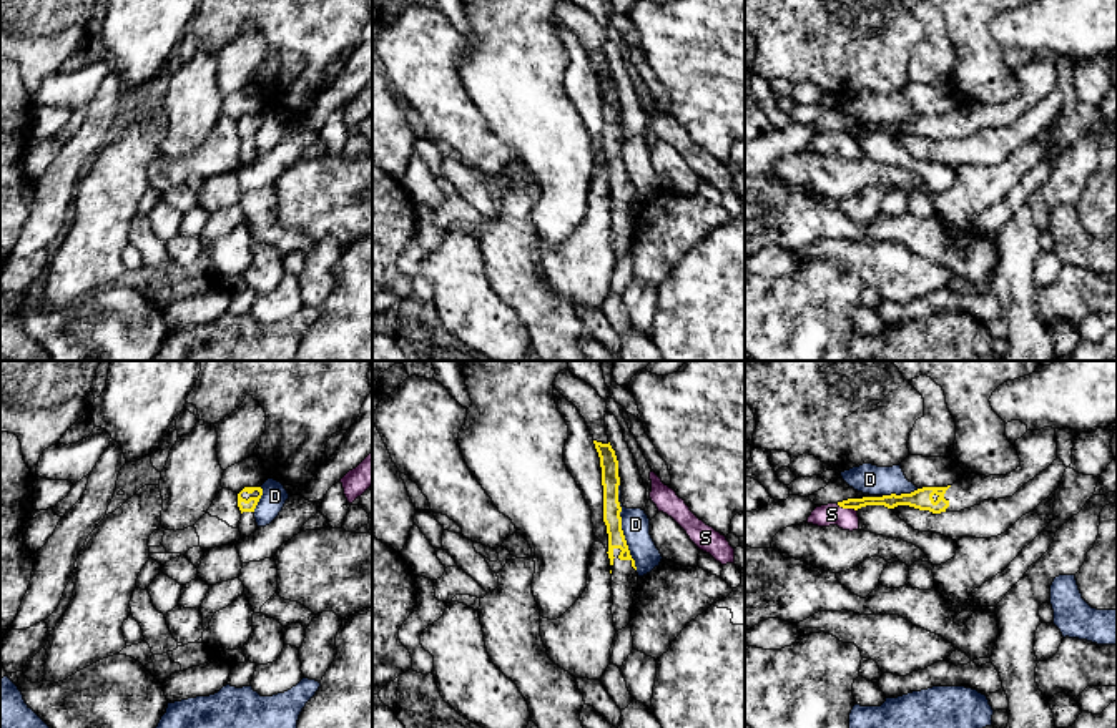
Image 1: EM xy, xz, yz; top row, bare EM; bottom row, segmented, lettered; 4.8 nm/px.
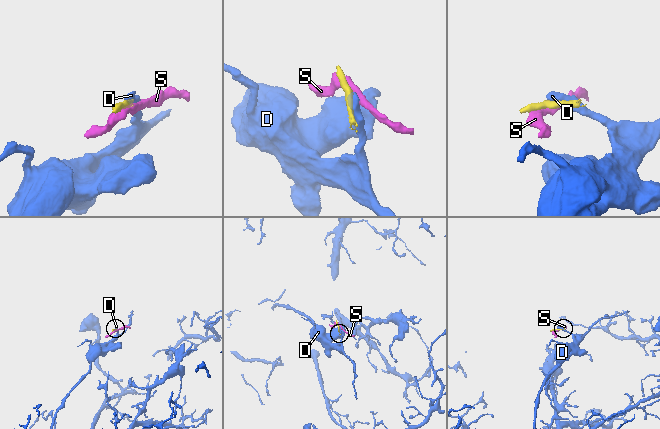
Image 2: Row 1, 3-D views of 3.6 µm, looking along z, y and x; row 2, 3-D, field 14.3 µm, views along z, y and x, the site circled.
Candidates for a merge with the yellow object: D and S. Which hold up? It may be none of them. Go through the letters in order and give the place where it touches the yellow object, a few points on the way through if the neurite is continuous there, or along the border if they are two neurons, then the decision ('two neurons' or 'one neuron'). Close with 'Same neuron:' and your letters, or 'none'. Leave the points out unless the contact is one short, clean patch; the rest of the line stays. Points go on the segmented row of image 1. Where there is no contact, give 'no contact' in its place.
D: meets yellow in xz at (620, 527); two neurons
S: meets yellow in yz at (846, 507); border along yz (836, 504), (856, 511); two neurons
Same neuron: none

